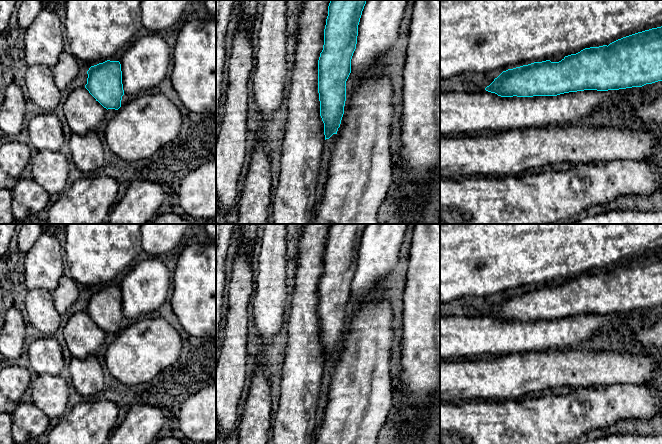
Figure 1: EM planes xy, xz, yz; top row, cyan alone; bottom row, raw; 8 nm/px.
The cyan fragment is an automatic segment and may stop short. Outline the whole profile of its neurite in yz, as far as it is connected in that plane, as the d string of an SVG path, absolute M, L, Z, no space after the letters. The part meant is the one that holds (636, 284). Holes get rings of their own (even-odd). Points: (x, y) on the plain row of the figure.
M662 250L623 261L608 270L585 272L576 278L565 280L559 286L546 284L508 293L495 302L485 314L501 321L557 320L584 314L608 315L642 311L658 305L662 305Z

